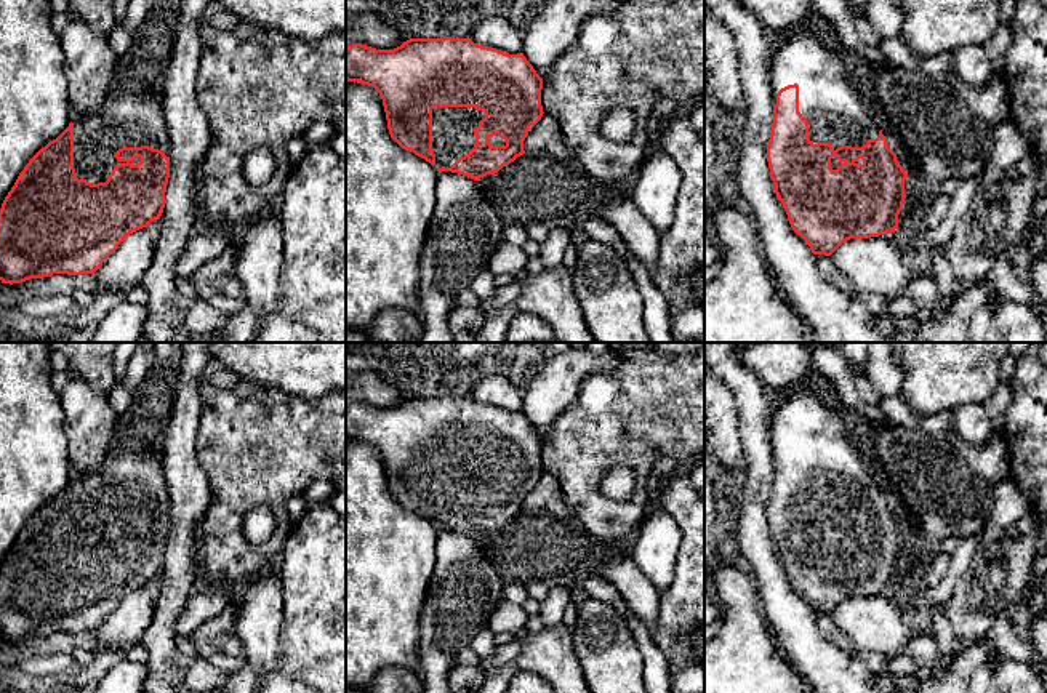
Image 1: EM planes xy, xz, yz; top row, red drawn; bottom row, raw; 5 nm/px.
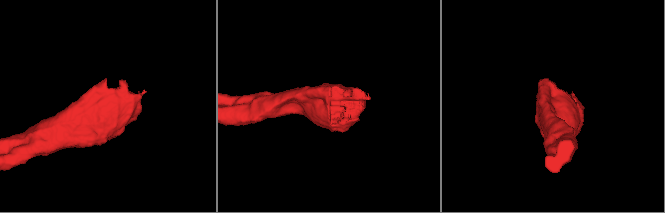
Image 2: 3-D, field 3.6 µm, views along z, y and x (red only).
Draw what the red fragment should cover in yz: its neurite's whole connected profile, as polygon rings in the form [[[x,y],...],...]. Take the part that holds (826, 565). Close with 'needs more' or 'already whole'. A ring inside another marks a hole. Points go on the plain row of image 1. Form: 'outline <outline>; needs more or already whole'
outline [[[808,387],[788,392],[768,416],[773,482],[767,520],[792,589],[813,613],[831,615],[850,597],[898,587],[908,531],[847,431],[845,415]]]; needs more

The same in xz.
outline [[[410,397],[394,408],[362,402],[346,407],[346,439],[373,445],[384,464],[391,496],[405,509],[424,517],[439,531],[451,530],[474,539],[498,531],[524,514],[524,499],[543,475],[543,437],[524,411],[509,413],[474,402],[471,397]]]; needs more

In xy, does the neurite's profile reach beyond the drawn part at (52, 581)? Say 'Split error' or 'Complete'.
Split error

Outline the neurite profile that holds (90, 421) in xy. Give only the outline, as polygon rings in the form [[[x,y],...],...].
[[[74,375],[59,392],[59,402],[74,474],[98,471],[120,443],[118,415],[109,394],[93,391],[85,379]]]

